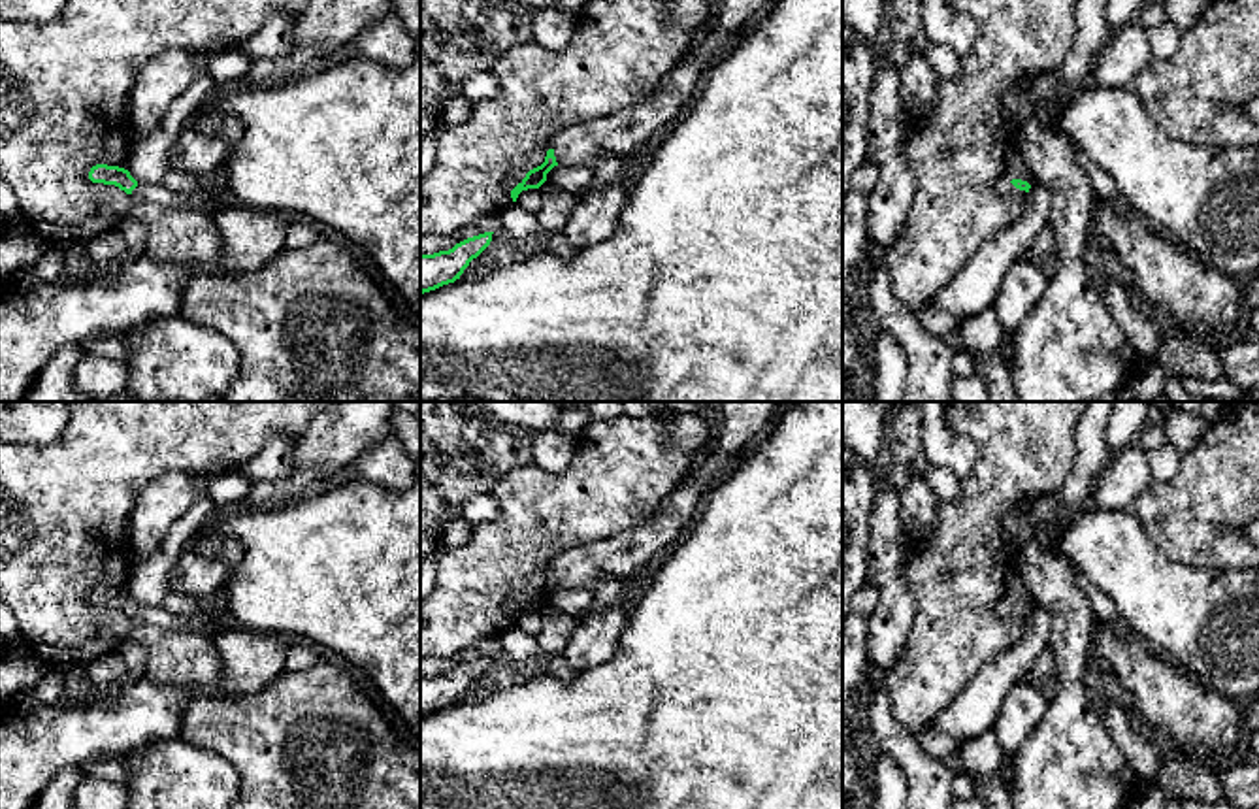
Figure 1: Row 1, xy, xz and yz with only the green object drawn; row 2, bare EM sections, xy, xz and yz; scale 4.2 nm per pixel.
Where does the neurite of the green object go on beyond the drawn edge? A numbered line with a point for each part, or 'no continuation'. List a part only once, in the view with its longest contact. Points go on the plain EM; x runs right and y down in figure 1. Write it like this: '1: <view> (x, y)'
1: yz (1005, 608)

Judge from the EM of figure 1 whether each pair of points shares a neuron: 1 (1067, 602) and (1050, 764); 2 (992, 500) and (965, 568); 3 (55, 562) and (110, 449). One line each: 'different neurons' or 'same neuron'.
1: same neuron
2: same neuron
3: same neuron

